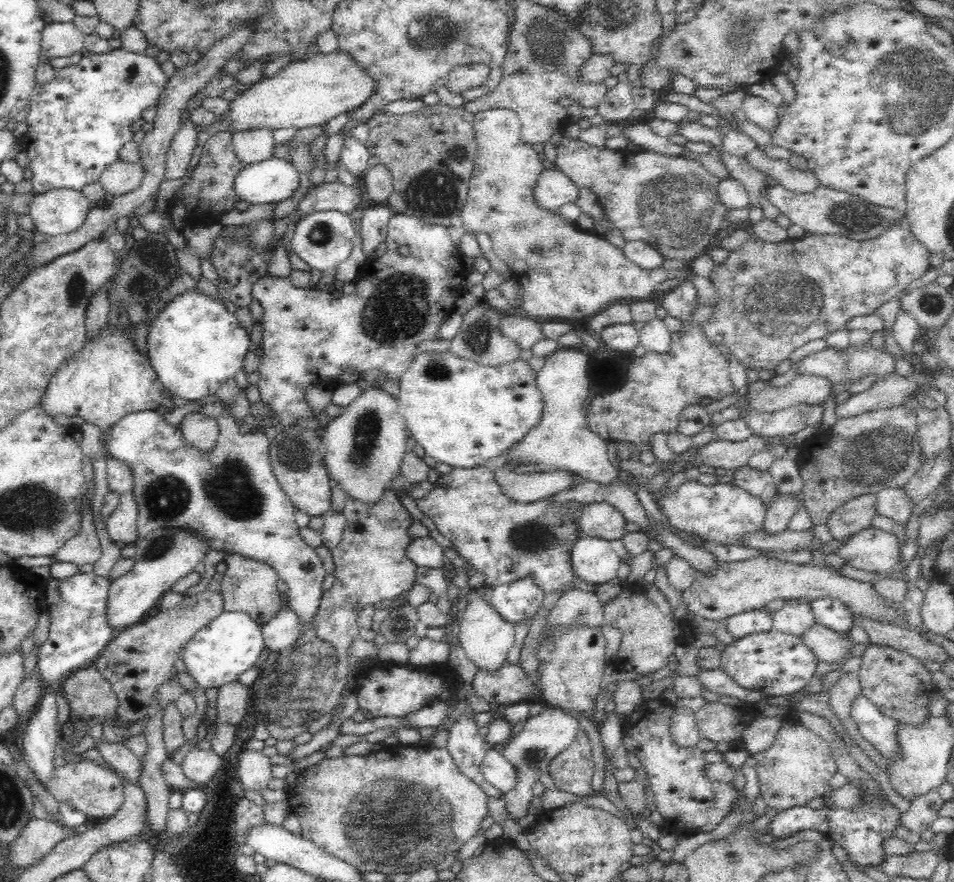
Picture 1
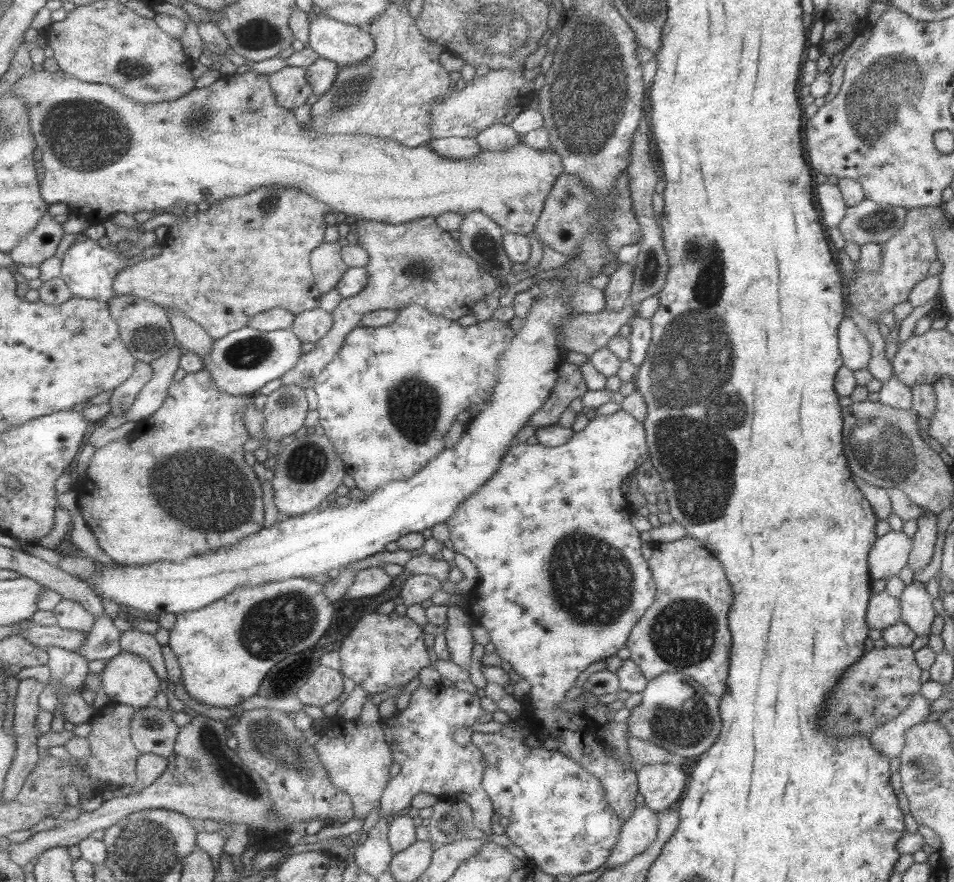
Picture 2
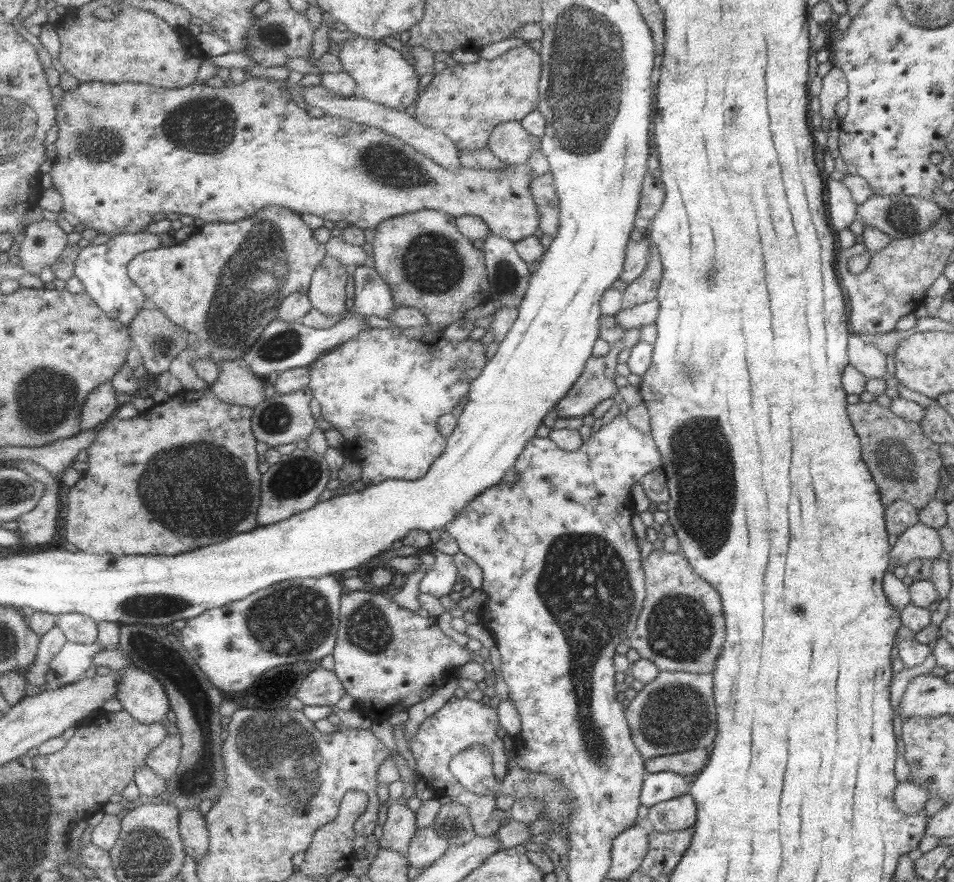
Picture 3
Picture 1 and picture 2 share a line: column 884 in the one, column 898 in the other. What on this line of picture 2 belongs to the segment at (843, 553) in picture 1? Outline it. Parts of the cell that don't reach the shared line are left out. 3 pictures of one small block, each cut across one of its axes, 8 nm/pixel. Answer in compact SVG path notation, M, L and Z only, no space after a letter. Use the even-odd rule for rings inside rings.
M891 529L878 537L867 558L872 582L898 576L909 562L912 543L912 539L902 530Z

